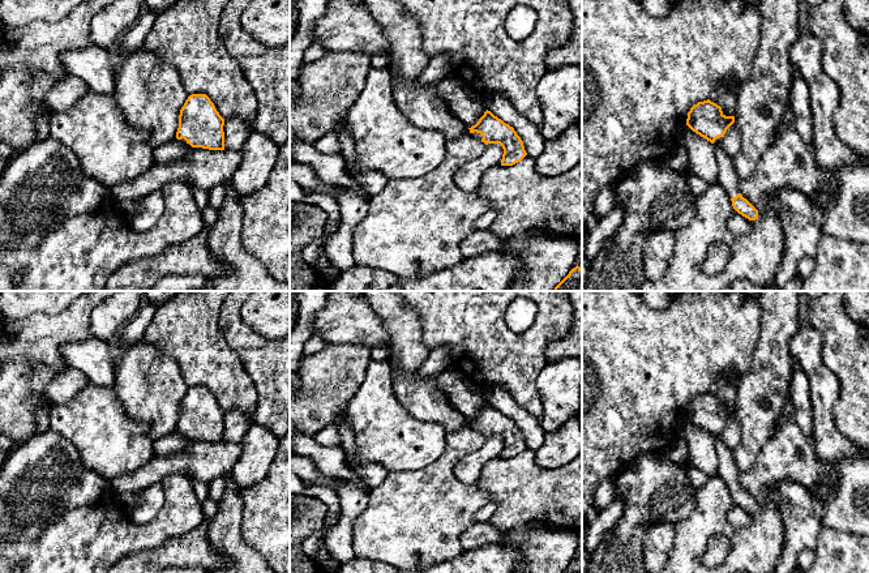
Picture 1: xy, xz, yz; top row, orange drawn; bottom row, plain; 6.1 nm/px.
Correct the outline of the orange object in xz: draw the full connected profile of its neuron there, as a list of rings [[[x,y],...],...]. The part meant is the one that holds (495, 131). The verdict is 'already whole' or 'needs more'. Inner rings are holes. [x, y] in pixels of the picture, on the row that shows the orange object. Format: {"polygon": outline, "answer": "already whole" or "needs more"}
{"polygon": [[[488,110],[475,125],[467,129],[467,133],[485,145],[500,144],[504,149],[501,166],[513,166],[527,155],[523,142],[514,128]]], "answer": "needs more"}

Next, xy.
{"polygon": [[[206,94],[189,95],[180,110],[176,138],[153,149],[155,163],[175,163],[187,159],[192,147],[224,150],[223,125],[224,119]]], "answer": "needs more"}

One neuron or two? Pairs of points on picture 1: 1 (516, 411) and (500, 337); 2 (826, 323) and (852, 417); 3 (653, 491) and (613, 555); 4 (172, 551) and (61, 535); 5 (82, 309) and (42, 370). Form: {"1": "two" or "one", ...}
{"1": "two", "2": "one", "3": "one", "4": "two", "5": "one"}

